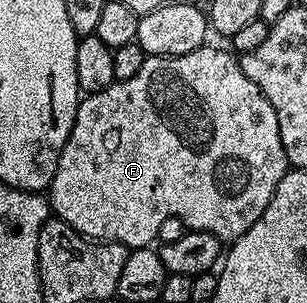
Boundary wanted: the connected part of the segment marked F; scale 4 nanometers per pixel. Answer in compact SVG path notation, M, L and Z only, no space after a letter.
M204 44L184 56L148 56L136 76L123 82L115 81L108 88L104 88L104 92L85 95L79 101L72 132L60 152L58 167L48 187L48 201L53 217L66 222L85 238L95 242L118 242L127 248L149 247L157 239L160 224L164 224L164 220L169 218L180 219L191 230L208 232L223 244L233 244L240 236L244 236L244 232L248 232L248 228L252 228L252 224L256 224L256 220L260 220L264 208L268 208L268 200L272 200L288 169L284 144L280 140L280 124L264 92L260 92L260 88L256 88L256 84L252 84L252 80L244 76L241 61L229 49L221 50L218 46L210 45Z

